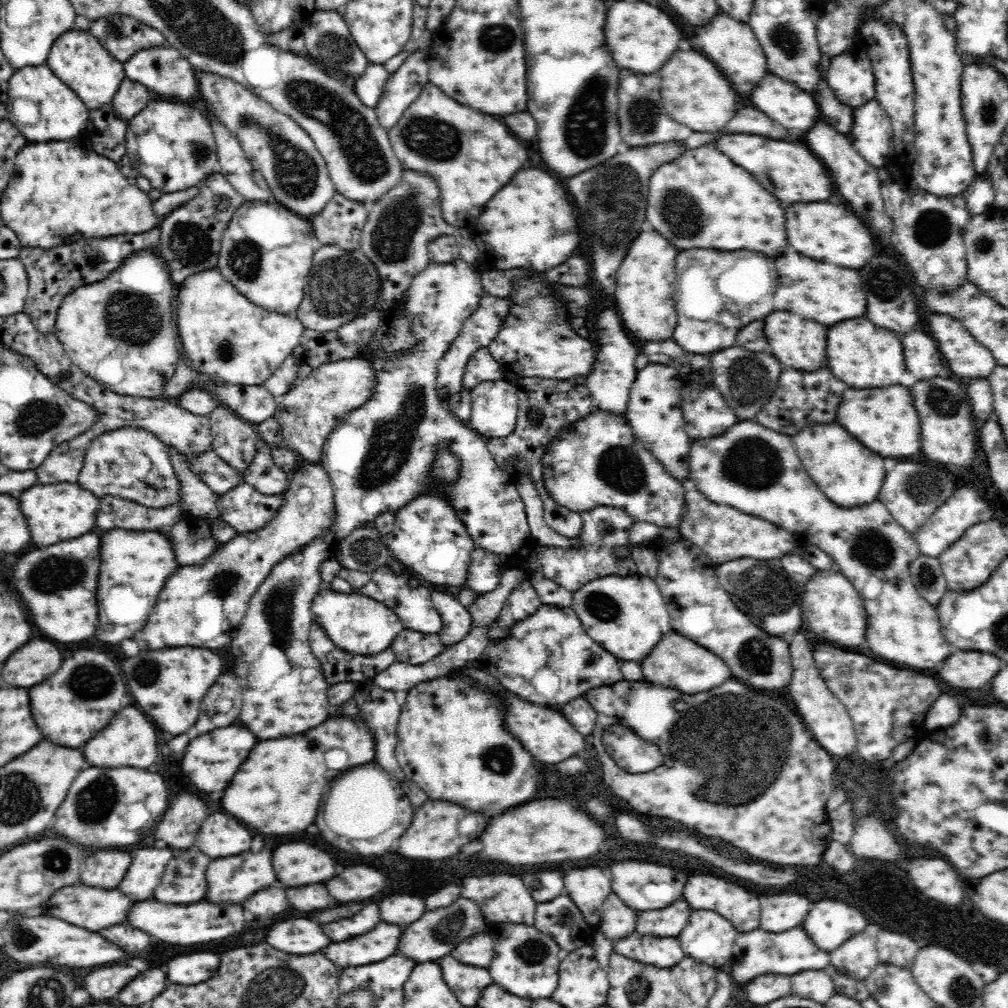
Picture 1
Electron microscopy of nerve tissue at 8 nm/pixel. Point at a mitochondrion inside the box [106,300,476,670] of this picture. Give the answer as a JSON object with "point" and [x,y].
{"point":[390,440]}

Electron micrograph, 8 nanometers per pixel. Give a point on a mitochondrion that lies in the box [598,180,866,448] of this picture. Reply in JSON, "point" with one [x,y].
{"point":[678,210]}

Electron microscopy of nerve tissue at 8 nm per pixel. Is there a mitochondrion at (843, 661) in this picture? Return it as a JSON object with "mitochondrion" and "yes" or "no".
{"mitochondrion":"no"}

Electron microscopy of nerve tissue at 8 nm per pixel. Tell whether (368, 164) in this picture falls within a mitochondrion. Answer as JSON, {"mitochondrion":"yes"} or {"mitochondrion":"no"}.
{"mitochondrion":"yes"}

